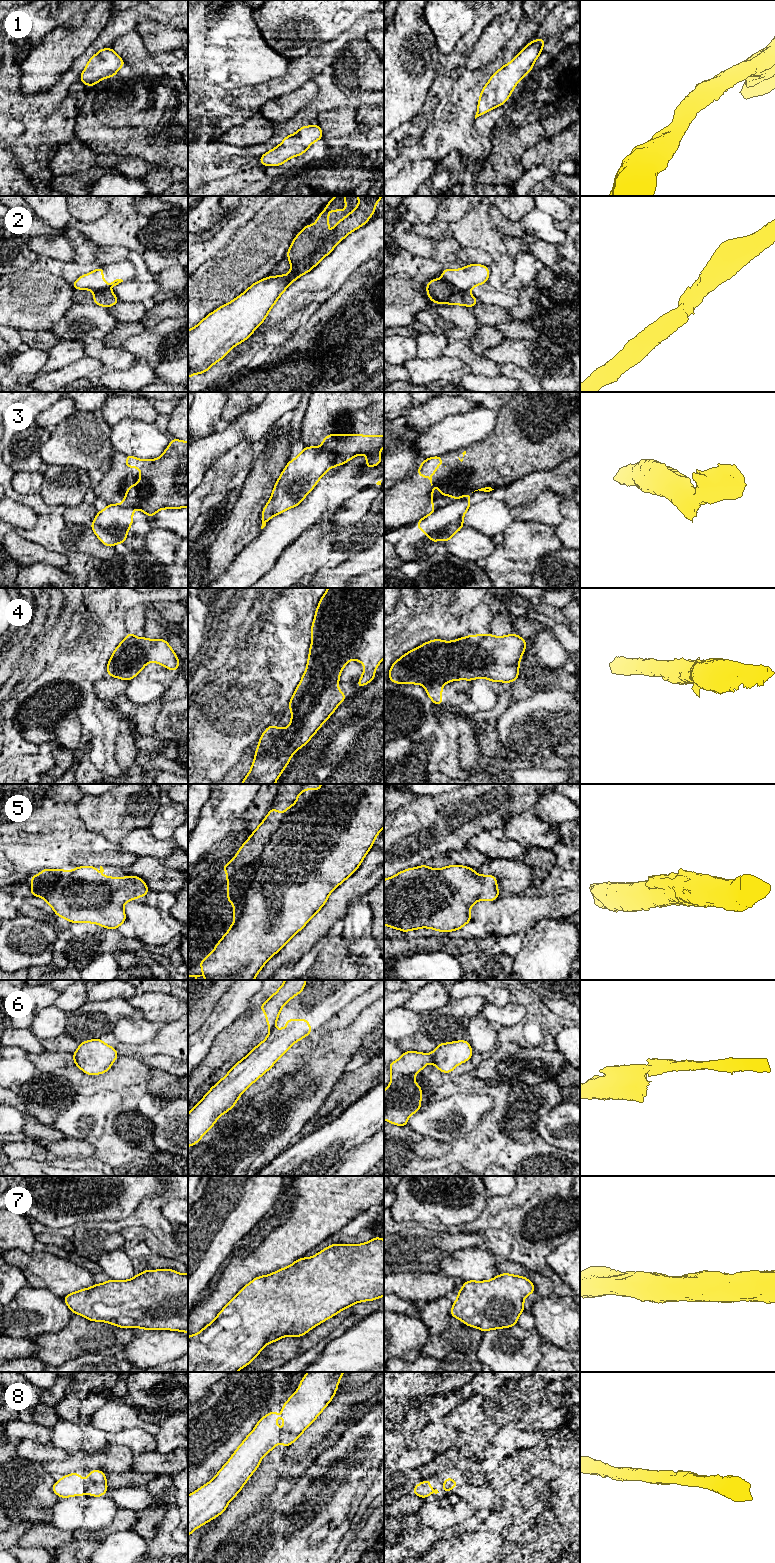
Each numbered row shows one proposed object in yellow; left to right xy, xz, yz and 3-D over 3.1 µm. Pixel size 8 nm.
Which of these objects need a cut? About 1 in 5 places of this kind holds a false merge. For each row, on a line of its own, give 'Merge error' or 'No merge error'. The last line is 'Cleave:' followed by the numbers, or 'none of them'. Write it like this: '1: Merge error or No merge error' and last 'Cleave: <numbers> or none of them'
1: No merge error
2: Merge error
3: Merge error
4: No merge error
5: No merge error
6: Merge error
7: No merge error
8: No merge error
Cleave: 2, 3, 6

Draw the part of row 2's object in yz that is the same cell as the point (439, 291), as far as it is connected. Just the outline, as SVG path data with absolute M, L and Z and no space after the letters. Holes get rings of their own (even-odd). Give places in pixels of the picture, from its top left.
M437 278L428 282L426 292L434 304L464 305L471 308L479 303L469 292L461 292L444 280Z

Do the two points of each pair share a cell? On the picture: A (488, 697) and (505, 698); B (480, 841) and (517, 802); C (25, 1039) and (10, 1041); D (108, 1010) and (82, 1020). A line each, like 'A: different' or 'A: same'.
A: different
B: different
C: same
D: same

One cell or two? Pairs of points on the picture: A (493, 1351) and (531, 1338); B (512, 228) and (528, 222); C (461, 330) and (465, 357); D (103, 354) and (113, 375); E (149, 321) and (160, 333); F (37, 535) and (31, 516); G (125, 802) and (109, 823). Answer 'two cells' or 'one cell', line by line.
A: one cell
B: two cells
C: two cells
D: two cells
E: two cells
F: two cells
G: one cell

